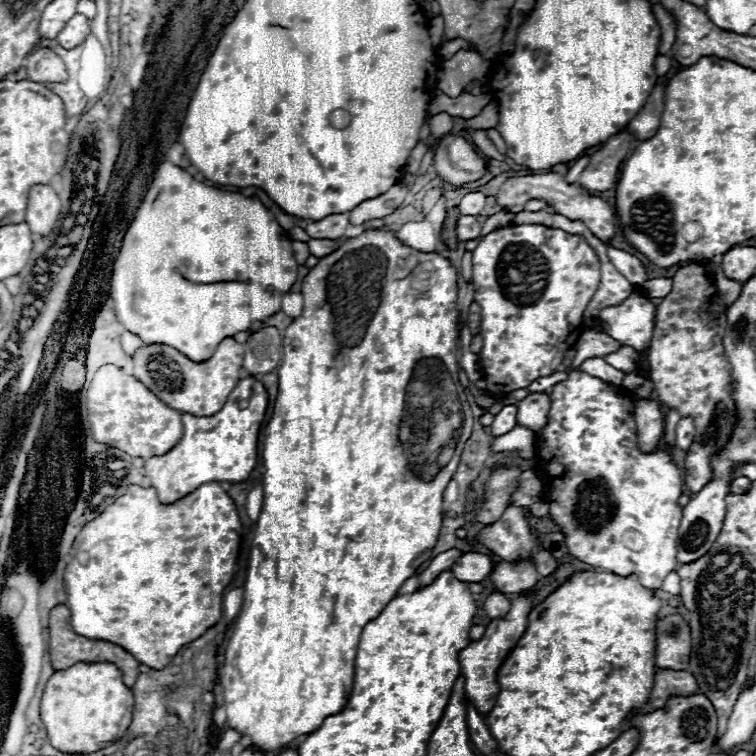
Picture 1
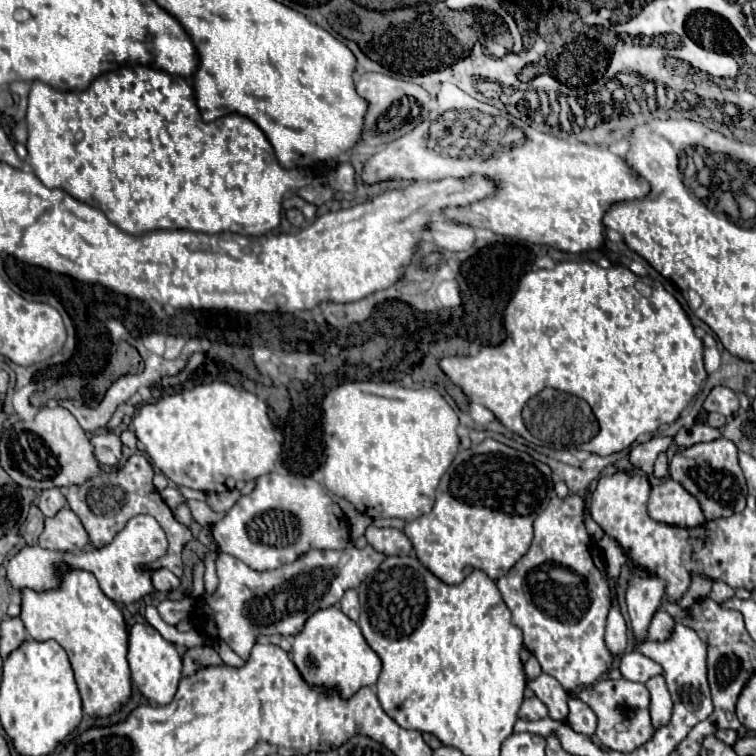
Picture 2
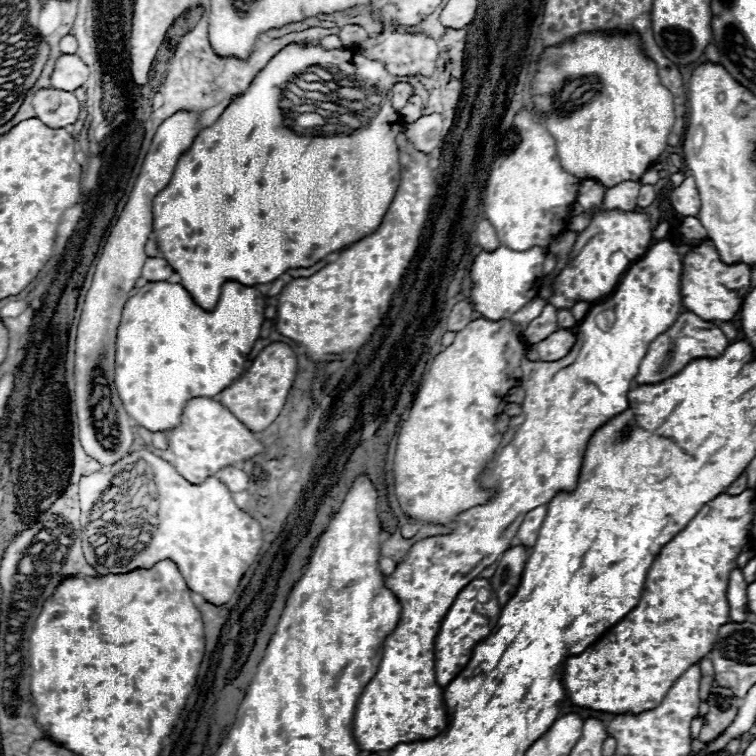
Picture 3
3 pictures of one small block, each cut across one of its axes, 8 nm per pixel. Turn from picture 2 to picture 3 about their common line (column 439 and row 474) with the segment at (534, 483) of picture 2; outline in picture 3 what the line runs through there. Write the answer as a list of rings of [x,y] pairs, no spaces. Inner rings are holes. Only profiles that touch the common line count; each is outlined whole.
[[[656,242],[652,244],[632,266],[626,270],[616,290],[590,306],[588,314],[576,328],[576,344],[574,348],[556,362],[530,362],[524,360],[522,370],[522,388],[526,390],[526,398],[522,404],[522,412],[518,418],[510,420],[508,430],[502,436],[502,442],[494,454],[494,460],[488,464],[488,470],[482,478],[484,486],[496,486],[498,494],[494,500],[464,510],[452,534],[436,536],[420,540],[412,546],[408,556],[396,566],[396,570],[386,576],[386,588],[400,600],[402,614],[394,632],[384,640],[384,654],[378,666],[376,676],[364,688],[356,714],[354,714],[354,738],[360,750],[380,752],[392,750],[402,742],[428,740],[438,736],[446,728],[448,708],[444,704],[444,690],[436,684],[434,672],[434,650],[436,636],[440,632],[440,622],[444,620],[448,608],[456,600],[458,592],[472,582],[486,566],[496,562],[504,550],[510,548],[510,540],[516,534],[518,526],[524,520],[524,514],[534,510],[540,504],[548,504],[556,492],[574,490],[578,482],[578,472],[582,466],[584,450],[590,436],[604,426],[610,418],[624,412],[628,408],[628,392],[634,386],[634,376],[638,374],[638,366],[646,354],[646,348],[654,336],[664,332],[680,314],[682,298],[680,298],[680,276],[682,276],[682,258],[676,252],[672,242]],[[612,314],[606,320],[606,326],[598,324],[598,316]]]

